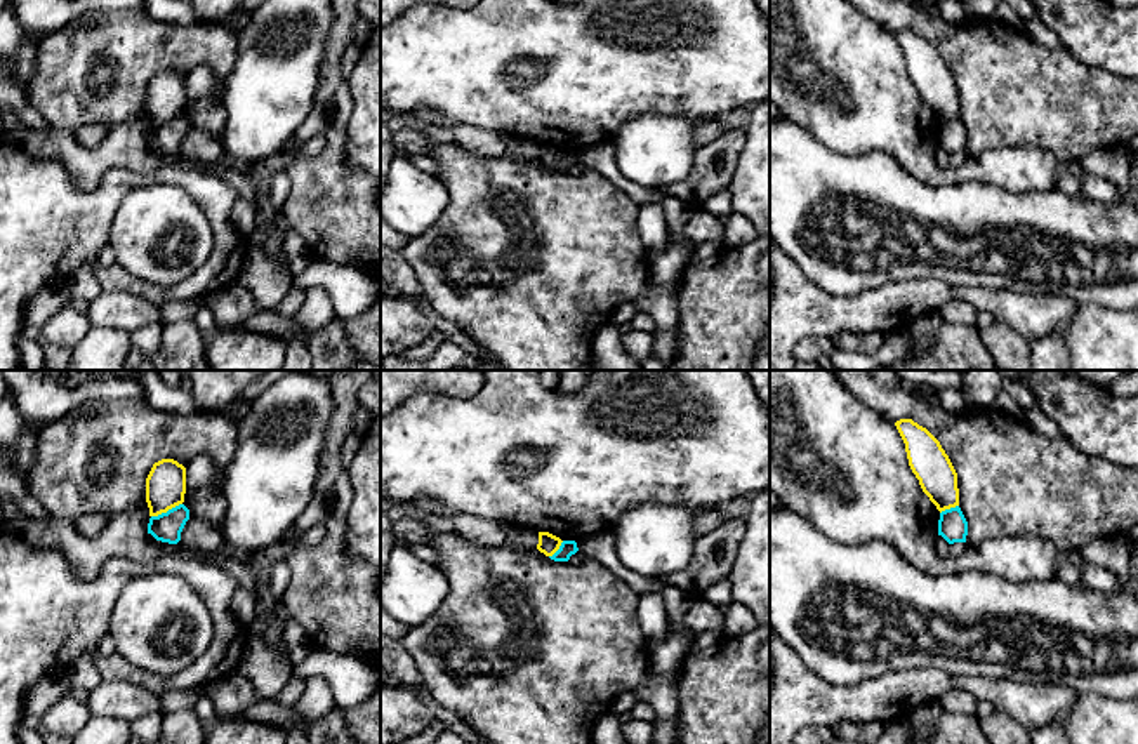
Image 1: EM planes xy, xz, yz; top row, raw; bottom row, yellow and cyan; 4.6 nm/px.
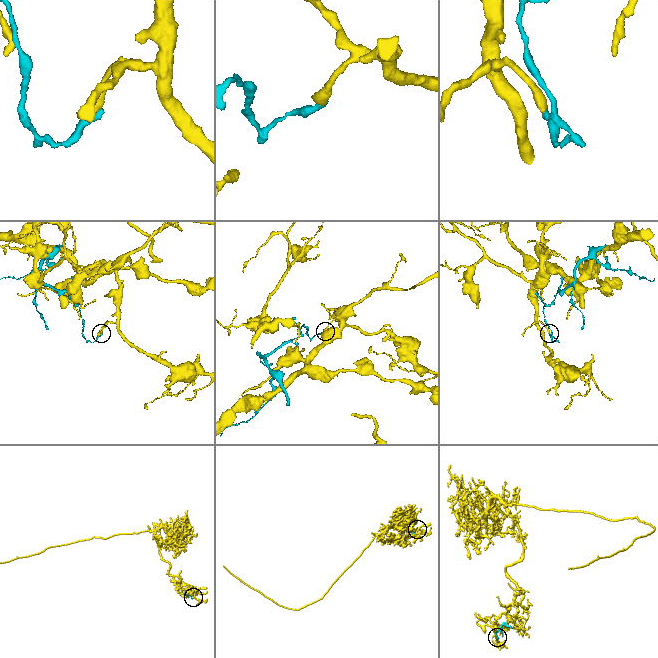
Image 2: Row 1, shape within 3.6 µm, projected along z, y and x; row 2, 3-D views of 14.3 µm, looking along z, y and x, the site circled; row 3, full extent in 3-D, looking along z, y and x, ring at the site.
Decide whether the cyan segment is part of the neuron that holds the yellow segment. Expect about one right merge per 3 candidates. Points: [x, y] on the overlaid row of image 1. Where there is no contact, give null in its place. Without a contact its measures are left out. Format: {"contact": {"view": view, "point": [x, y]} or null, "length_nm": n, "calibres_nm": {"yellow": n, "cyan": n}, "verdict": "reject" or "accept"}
{"contact": {"view": "xy", "point": [165, 511]}, "length_nm": 160, "calibres_nm": {"yellow": 190, "cyan": 140}, "verdict": "reject"}

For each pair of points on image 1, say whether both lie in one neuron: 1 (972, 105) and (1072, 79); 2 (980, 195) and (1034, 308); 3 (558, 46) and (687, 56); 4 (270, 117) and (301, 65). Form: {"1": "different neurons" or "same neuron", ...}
{"1": "same neuron", "2": "different neurons", "3": "same neuron", "4": "same neuron"}

